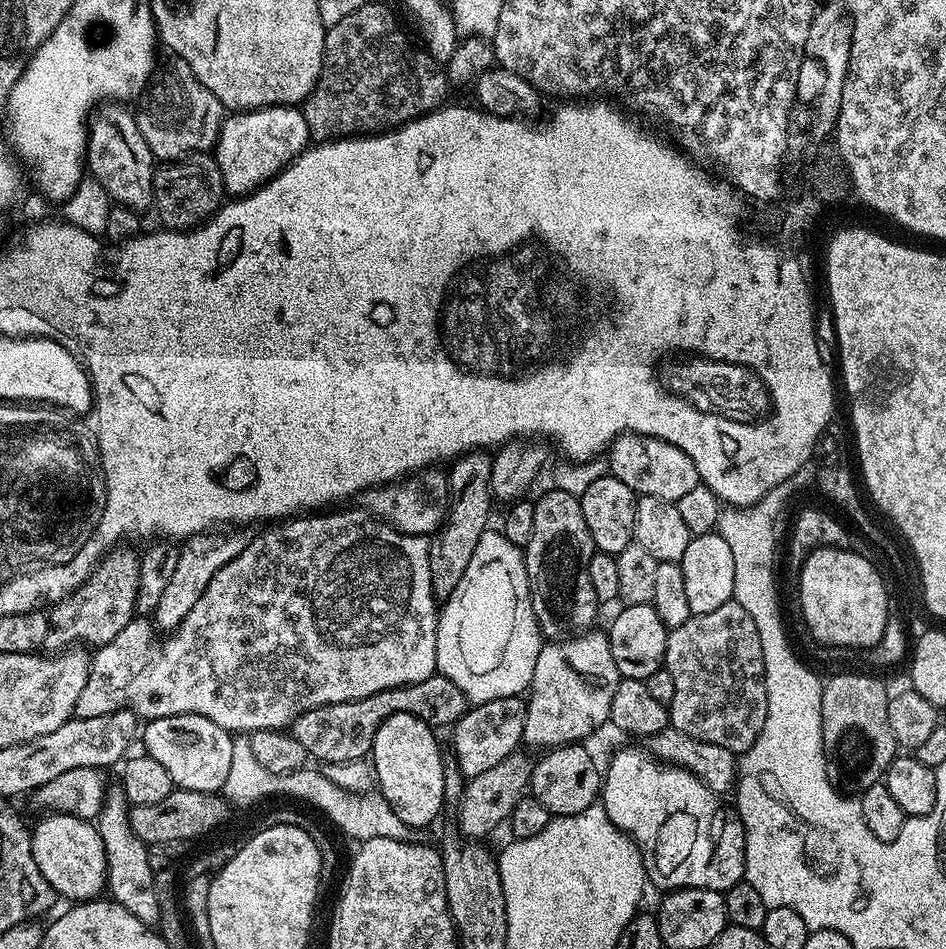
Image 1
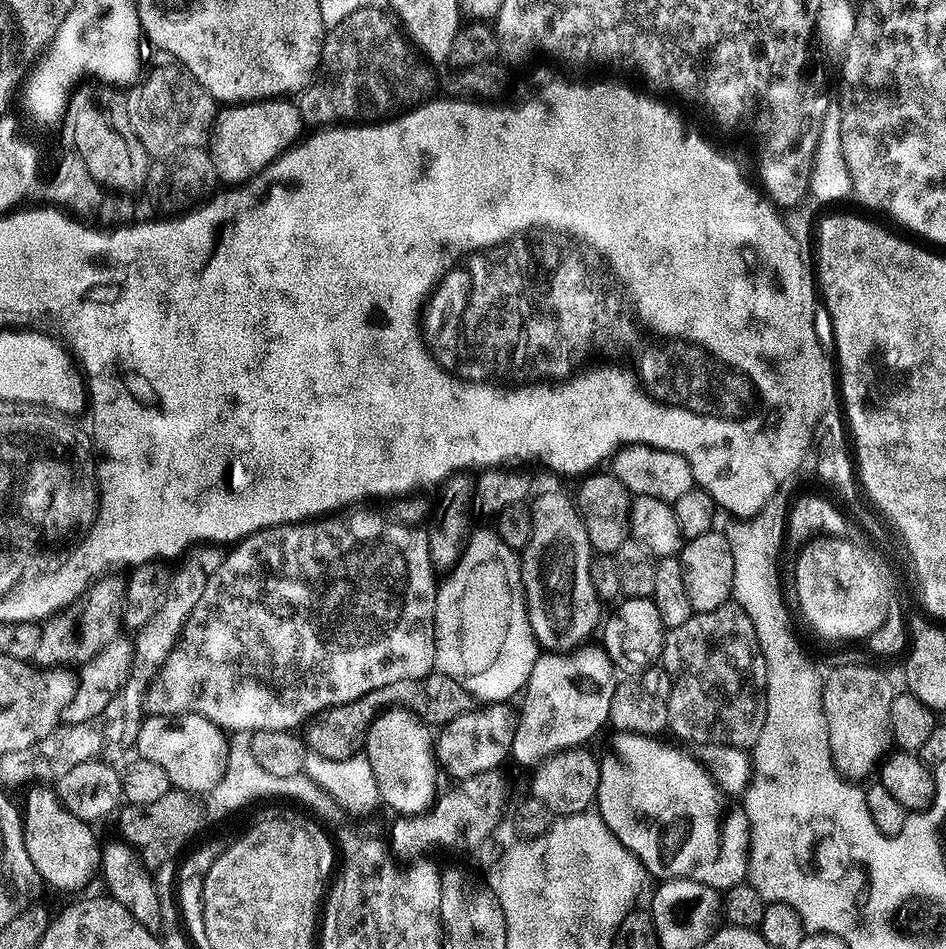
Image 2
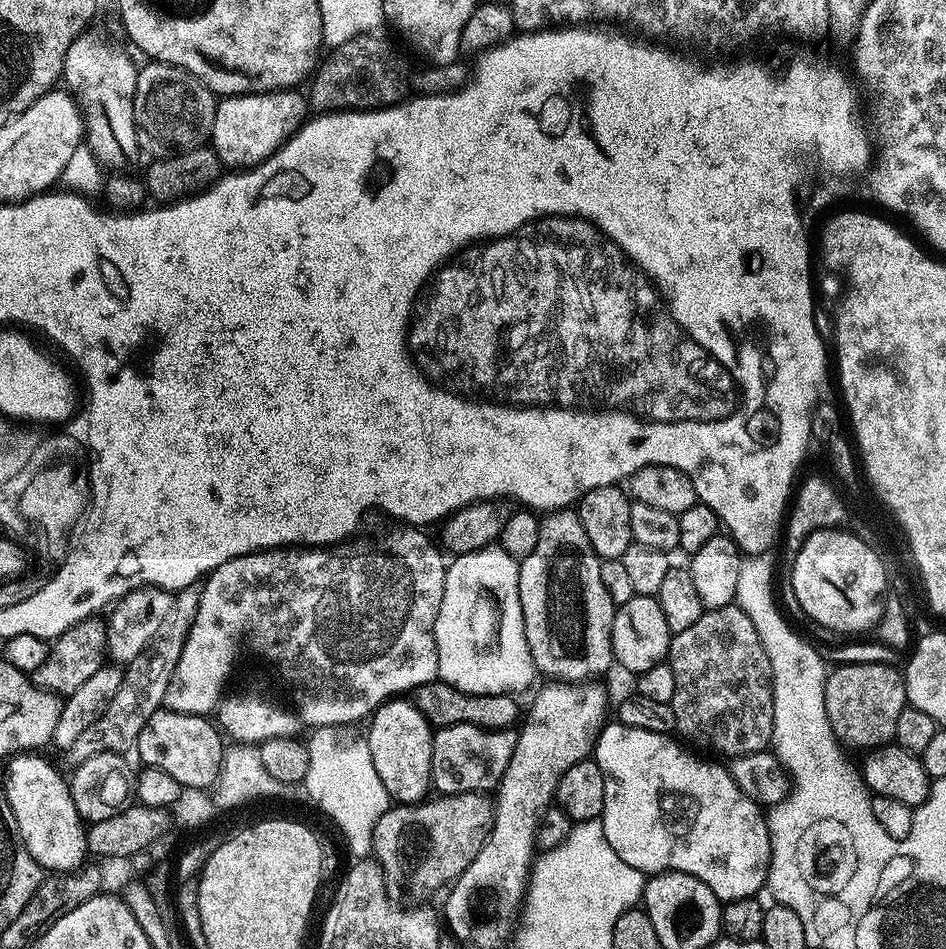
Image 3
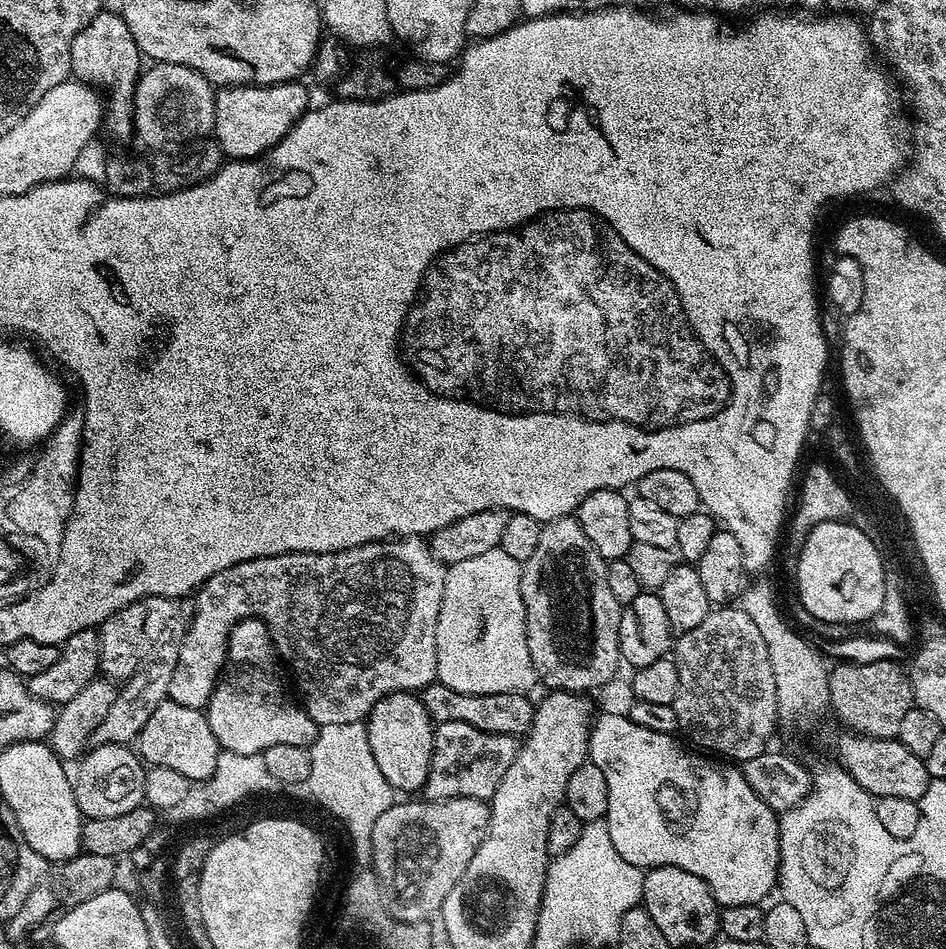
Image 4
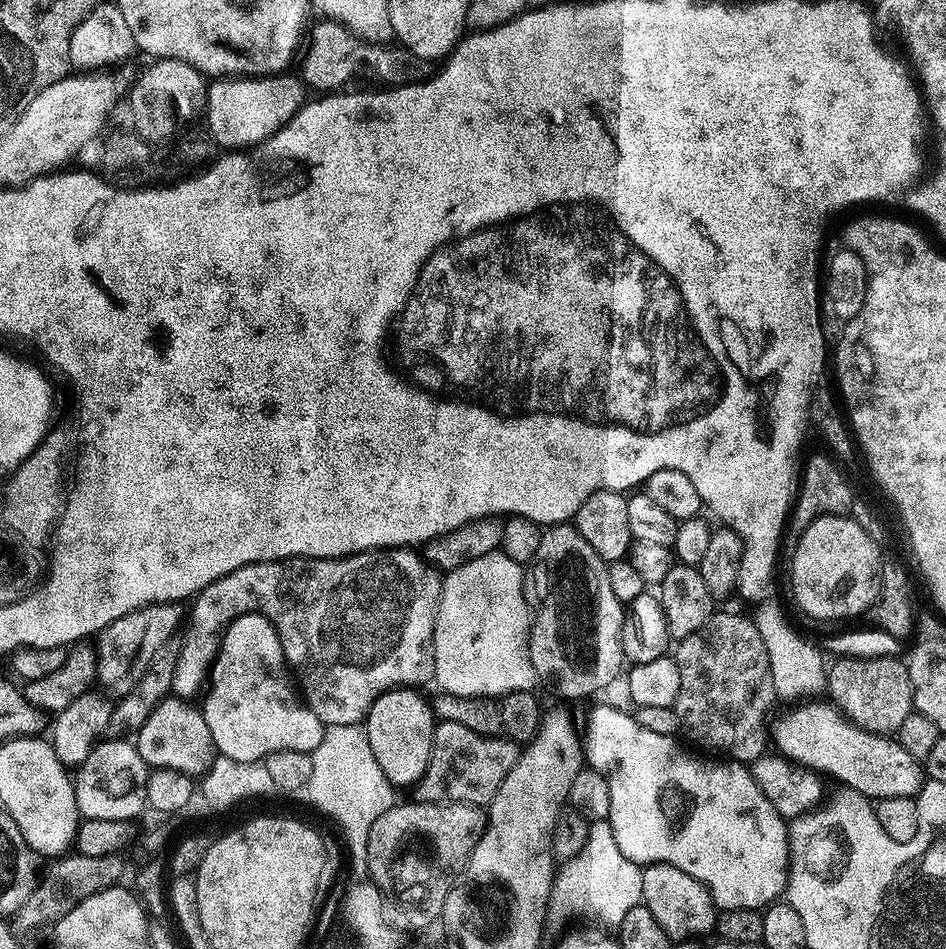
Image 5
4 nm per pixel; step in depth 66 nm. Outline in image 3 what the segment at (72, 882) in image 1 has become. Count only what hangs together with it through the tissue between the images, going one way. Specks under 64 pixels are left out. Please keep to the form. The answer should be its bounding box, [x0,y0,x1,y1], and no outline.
[2,754,89,874]

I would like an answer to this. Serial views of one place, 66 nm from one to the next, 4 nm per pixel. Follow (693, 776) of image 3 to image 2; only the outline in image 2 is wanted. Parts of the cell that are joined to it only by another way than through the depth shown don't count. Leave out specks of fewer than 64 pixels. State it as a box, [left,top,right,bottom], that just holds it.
[595,732,752,890]

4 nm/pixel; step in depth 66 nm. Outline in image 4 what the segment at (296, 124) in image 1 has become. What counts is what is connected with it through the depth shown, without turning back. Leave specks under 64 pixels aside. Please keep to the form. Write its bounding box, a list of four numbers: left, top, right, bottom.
[214,82,309,160]

